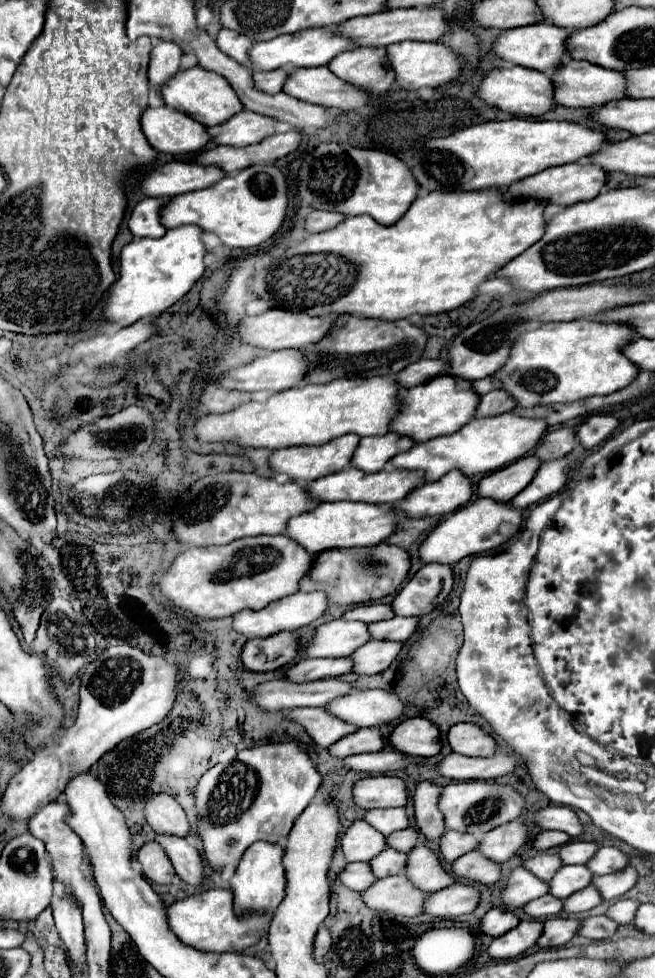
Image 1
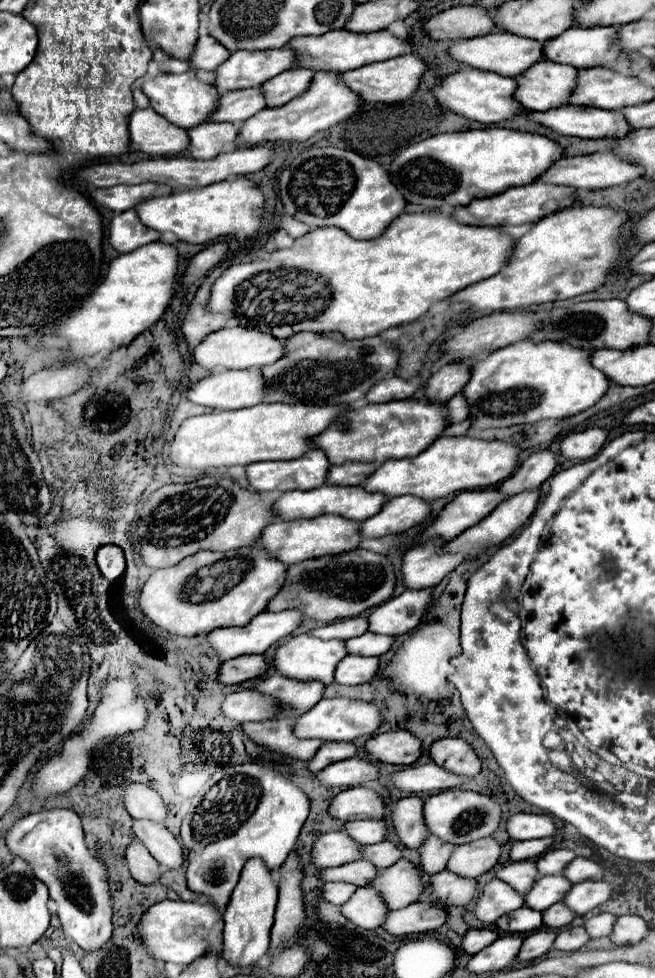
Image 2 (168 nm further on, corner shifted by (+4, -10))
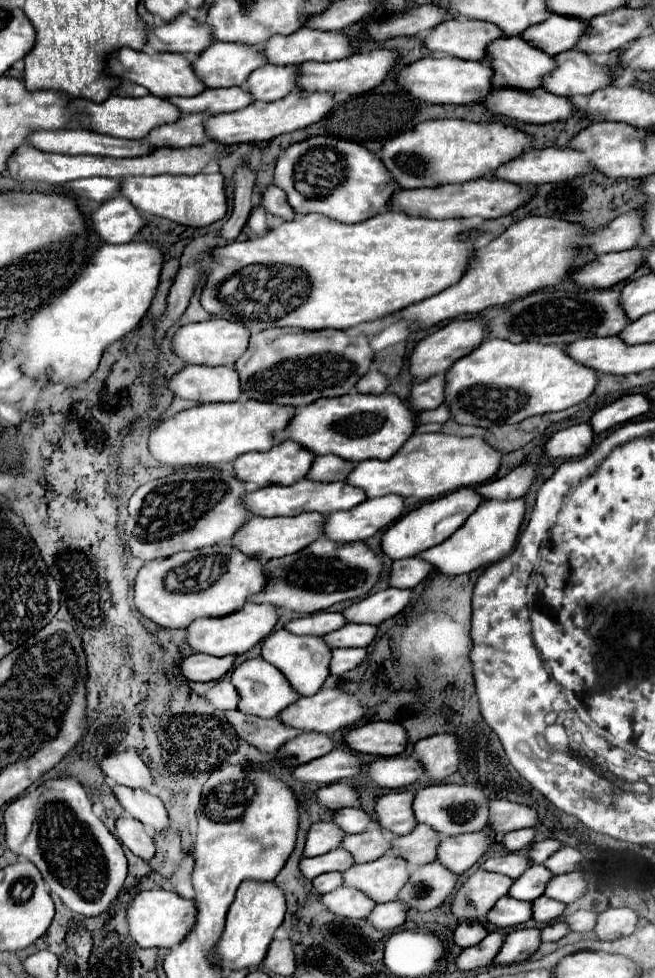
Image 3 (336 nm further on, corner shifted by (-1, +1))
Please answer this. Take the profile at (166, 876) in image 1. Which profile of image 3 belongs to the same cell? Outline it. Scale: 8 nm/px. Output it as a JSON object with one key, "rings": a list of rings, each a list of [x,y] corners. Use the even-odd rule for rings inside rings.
{"rings":[[[118,817],[116,835],[134,855],[138,855],[146,861],[150,857],[154,857],[154,839],[148,835],[146,827],[140,821],[136,821],[132,817]]]}

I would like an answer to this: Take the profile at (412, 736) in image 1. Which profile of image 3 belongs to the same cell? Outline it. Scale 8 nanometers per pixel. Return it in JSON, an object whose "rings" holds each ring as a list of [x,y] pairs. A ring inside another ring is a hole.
{"rings":[[[374,721],[350,729],[344,735],[344,743],[358,753],[370,753],[380,757],[394,757],[406,749],[406,729],[398,723]]]}

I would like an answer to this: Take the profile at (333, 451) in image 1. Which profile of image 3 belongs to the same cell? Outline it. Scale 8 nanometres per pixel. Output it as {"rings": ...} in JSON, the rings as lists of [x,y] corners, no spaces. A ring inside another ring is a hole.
{"rings":[[[292,441],[278,443],[264,453],[244,453],[234,459],[234,475],[240,481],[252,481],[264,485],[292,485],[304,479],[312,467],[314,455],[306,453]]]}

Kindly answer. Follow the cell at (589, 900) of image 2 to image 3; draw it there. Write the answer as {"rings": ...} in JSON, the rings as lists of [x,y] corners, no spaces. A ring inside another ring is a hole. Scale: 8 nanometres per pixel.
{"rings":[[[574,871],[574,873],[554,875],[548,881],[544,895],[550,899],[556,899],[560,903],[572,903],[584,895],[586,887],[588,887],[588,883],[586,883],[584,875],[580,871]]]}

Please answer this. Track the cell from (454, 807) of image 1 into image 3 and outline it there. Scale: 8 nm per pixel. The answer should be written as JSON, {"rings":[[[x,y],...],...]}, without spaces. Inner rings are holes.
{"rings":[[[428,785],[414,795],[414,817],[418,823],[430,825],[440,835],[462,835],[482,831],[488,825],[488,797],[474,785]]]}

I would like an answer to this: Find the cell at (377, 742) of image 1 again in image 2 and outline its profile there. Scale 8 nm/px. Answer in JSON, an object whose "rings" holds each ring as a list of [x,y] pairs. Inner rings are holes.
{"rings":[[[325,742],[321,750],[315,754],[315,758],[309,762],[311,772],[319,772],[321,768],[327,768],[335,760],[345,760],[357,756],[357,746],[353,742],[341,744],[341,742]]]}

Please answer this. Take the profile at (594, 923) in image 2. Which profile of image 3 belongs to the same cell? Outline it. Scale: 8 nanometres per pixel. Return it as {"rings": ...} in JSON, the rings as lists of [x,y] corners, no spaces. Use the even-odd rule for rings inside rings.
{"rings":[[[576,911],[566,917],[566,925],[570,931],[586,933],[586,931],[594,929],[596,919],[598,919],[598,913],[594,913],[594,911]]]}

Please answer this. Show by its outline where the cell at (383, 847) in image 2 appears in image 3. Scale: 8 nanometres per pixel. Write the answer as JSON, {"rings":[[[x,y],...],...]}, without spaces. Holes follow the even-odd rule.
{"rings":[[[368,829],[364,833],[346,835],[342,839],[342,849],[346,849],[356,863],[368,863],[382,857],[390,849],[390,839],[382,829]]]}

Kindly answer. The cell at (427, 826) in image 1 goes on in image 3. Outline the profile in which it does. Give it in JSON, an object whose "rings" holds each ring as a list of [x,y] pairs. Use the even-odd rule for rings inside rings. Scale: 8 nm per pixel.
{"rings":[[[390,791],[378,797],[374,803],[374,815],[378,825],[392,835],[410,833],[416,825],[412,813],[412,799],[412,791]]]}

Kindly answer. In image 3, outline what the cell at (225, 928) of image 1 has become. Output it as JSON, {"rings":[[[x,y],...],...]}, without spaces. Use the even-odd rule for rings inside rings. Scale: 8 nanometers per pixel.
{"rings":[[[164,889],[154,891],[140,891],[126,909],[128,919],[128,935],[140,947],[176,947],[192,929],[196,917],[196,905],[192,899],[182,899],[180,895]]]}

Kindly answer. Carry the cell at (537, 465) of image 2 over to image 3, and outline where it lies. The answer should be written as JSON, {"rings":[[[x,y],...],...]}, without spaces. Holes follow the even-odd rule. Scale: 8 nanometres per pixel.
{"rings":[[[526,463],[526,465],[520,465],[520,467],[512,469],[508,475],[500,477],[500,479],[478,485],[476,491],[480,493],[480,497],[484,501],[490,501],[490,499],[498,499],[498,501],[518,499],[528,491],[534,477],[536,477],[536,467]]]}

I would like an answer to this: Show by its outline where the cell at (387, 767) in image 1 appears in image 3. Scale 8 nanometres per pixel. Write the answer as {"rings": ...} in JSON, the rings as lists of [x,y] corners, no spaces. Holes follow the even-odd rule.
{"rings":[[[336,747],[330,753],[300,765],[292,771],[292,777],[302,783],[318,783],[318,785],[328,785],[336,783],[348,777],[358,775],[360,771],[360,761],[354,753],[350,753],[346,747]]]}

